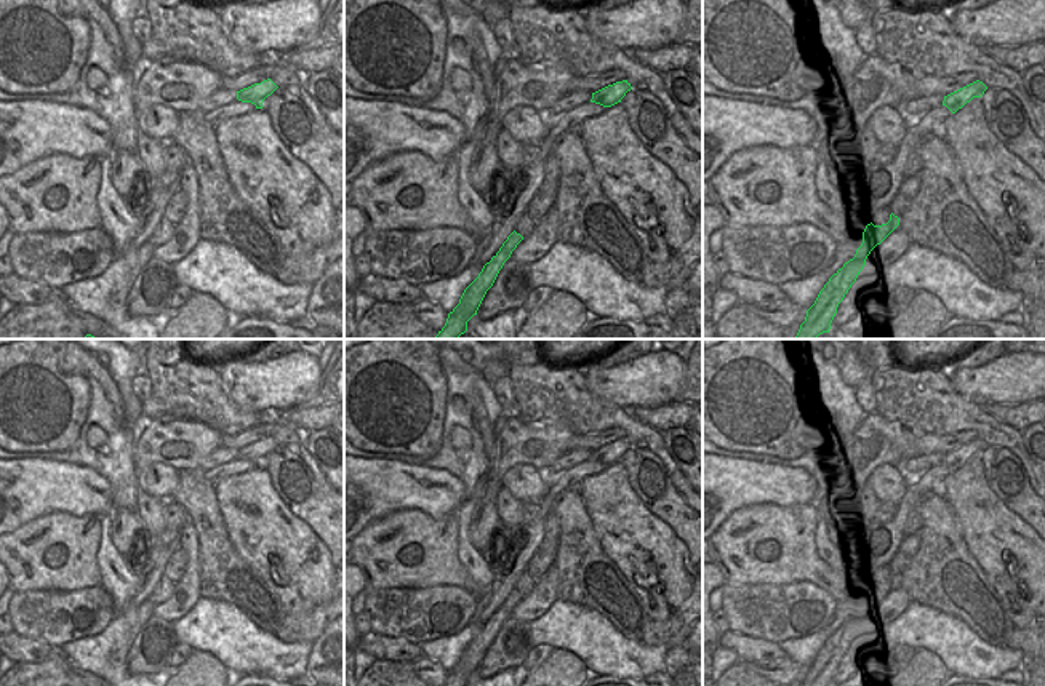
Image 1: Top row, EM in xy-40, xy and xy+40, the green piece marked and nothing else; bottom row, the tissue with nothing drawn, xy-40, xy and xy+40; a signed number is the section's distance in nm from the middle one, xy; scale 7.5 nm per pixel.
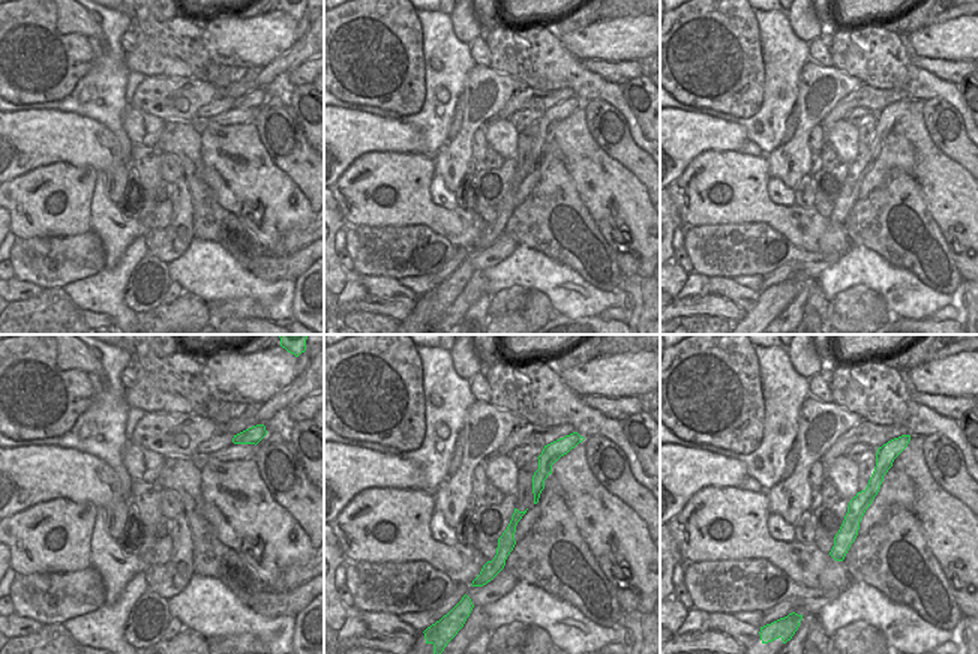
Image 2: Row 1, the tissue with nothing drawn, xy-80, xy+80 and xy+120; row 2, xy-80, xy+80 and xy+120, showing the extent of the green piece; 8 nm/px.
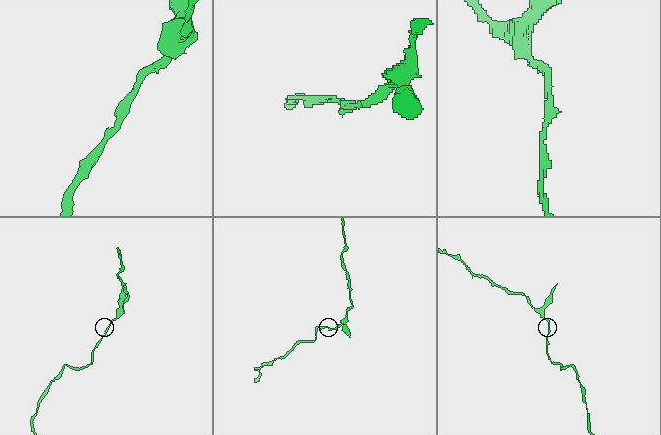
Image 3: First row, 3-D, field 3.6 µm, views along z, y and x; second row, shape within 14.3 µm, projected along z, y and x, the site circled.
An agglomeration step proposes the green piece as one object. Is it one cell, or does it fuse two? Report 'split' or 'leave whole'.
leave whole

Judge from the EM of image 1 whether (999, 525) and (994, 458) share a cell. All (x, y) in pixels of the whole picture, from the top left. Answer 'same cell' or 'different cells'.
different cells

